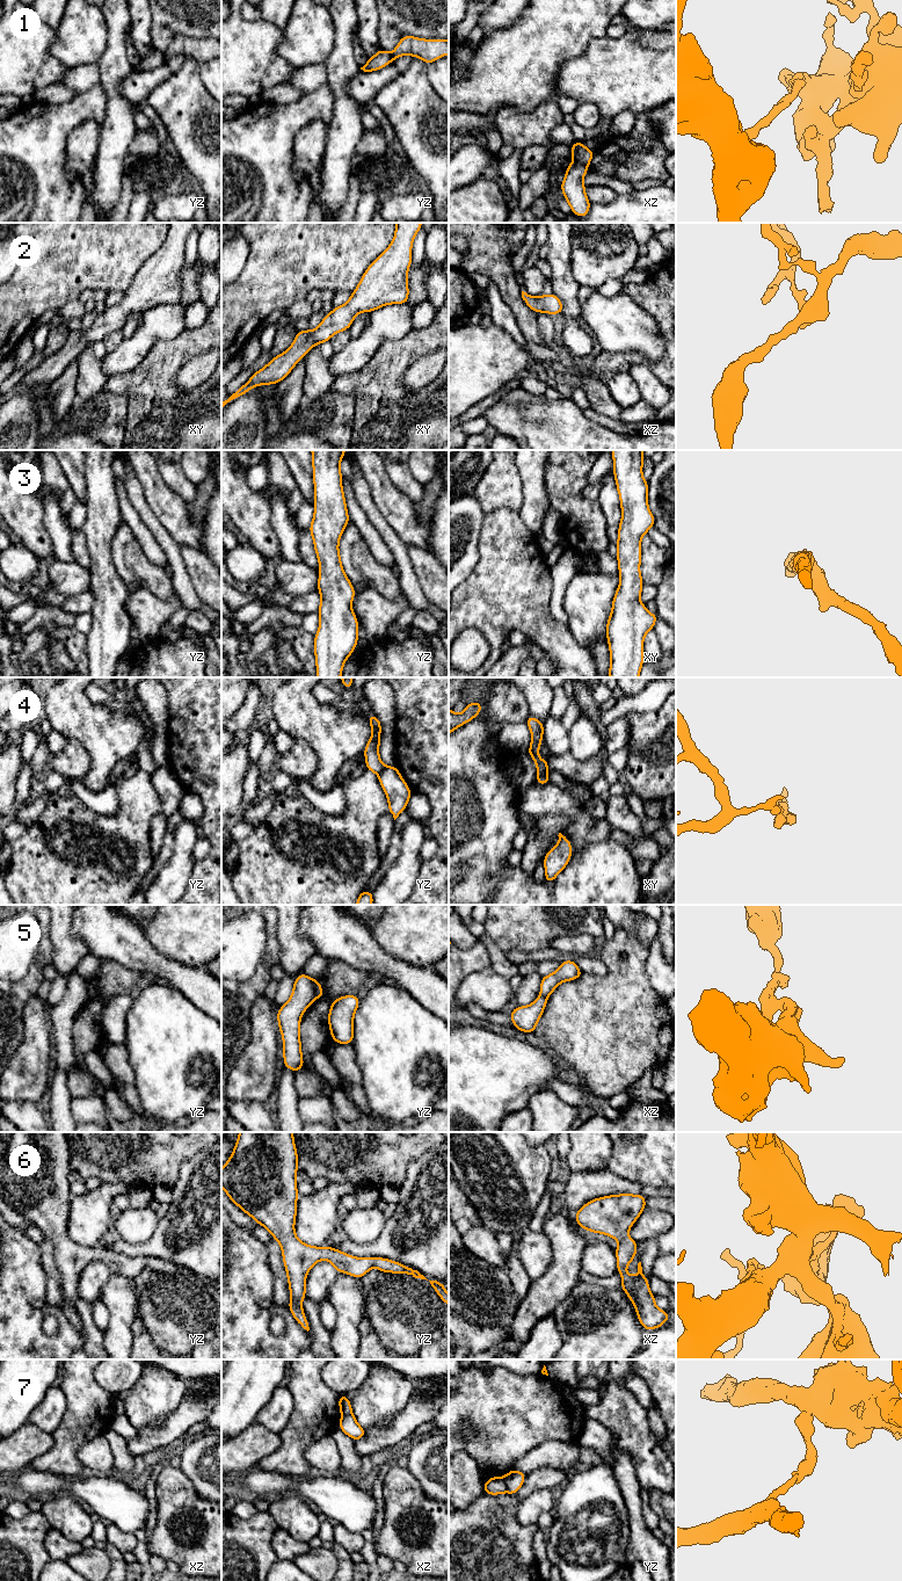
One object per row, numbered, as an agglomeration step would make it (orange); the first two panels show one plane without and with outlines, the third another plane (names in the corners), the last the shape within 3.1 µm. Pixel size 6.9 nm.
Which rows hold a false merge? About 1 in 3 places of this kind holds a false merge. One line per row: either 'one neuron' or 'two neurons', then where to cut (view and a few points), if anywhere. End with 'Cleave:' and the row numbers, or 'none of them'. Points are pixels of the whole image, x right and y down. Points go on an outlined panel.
1: two neurons; cut in xz along (574, 161), (587, 166)
2: one neuron; no cut
3: one neuron; no cut
4: two neurons; cut in xy along (547, 770), (538, 776)
5: two neurons; cut in yz along (313, 980), (315, 996)
6: one neuron; no cut
7: two neurons; cut in yz along (502, 1478), (508, 1491)
Cleave: 1, 4, 5, 7

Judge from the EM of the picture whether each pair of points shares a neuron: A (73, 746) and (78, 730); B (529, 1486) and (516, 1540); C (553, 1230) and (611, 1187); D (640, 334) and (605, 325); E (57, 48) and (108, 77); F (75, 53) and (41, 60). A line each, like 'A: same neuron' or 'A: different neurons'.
A: different neurons
B: different neurons
C: different neurons
D: same neuron
E: different neurons
F: different neurons

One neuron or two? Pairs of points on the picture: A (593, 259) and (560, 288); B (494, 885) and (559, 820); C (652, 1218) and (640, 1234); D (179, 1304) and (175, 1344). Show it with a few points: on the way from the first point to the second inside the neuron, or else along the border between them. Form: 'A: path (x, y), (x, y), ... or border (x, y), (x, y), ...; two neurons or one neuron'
A: border (570, 249), (570, 275), (581, 285); two neurons
B: border (519, 867), (532, 875); two neurons
C: path (650, 1221), (641, 1231); one neuron
D: path (179, 1314), (176, 1334); one neuron

